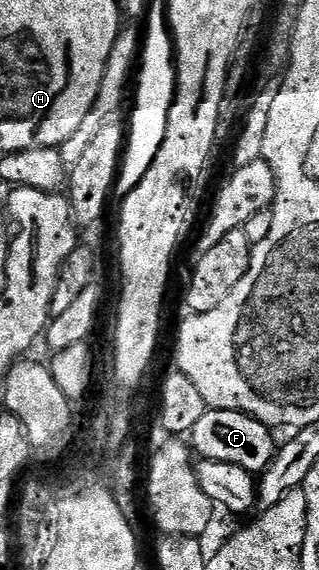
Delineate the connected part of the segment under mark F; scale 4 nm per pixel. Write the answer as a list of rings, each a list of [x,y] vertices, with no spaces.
[[[207,408],[204,415],[196,422],[196,427],[188,434],[189,444],[193,452],[204,461],[219,461],[220,463],[236,463],[236,467],[244,467],[249,473],[261,475],[274,461],[276,440],[272,434],[271,426],[260,423],[252,415],[241,413],[235,409]]]

